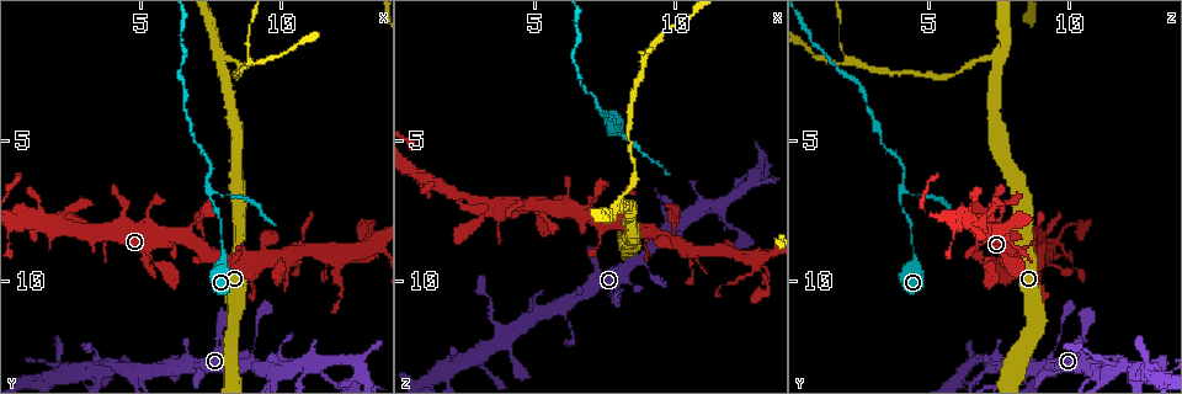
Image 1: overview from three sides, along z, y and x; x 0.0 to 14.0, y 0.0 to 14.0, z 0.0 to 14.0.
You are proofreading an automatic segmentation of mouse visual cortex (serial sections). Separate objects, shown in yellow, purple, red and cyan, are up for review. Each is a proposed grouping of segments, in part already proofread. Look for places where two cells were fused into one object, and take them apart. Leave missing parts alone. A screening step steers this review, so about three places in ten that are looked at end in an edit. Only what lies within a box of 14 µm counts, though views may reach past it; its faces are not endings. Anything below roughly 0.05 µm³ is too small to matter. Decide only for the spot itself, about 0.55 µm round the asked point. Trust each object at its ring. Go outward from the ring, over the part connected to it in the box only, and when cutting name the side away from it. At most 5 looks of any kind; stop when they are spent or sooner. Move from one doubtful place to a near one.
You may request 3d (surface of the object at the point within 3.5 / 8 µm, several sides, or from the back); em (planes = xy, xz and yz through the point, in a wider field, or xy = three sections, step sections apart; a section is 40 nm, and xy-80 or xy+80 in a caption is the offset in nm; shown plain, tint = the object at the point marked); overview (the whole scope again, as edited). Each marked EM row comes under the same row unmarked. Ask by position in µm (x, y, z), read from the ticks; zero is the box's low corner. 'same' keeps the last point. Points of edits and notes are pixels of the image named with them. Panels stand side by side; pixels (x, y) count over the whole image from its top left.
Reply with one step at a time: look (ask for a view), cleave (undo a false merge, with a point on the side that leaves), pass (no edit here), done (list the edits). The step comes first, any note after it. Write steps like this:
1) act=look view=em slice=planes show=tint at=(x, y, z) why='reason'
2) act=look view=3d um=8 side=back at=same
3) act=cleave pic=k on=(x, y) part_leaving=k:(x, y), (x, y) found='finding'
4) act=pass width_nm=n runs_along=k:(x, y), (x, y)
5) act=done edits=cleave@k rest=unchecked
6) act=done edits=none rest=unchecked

act=look view=3d um=3.5 at=(9.8, 13.2, 7.9) why='three arms meet'

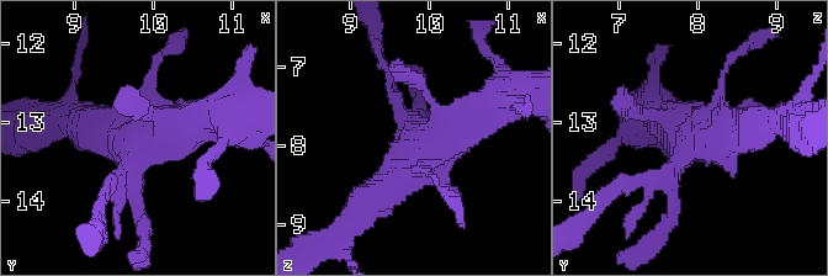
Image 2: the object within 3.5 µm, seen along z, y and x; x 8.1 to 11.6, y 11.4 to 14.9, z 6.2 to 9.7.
act=look view=em slice=xy step=3 show=tint at=(9.80, 13.35, 7.90) why='shape alone is not enough'

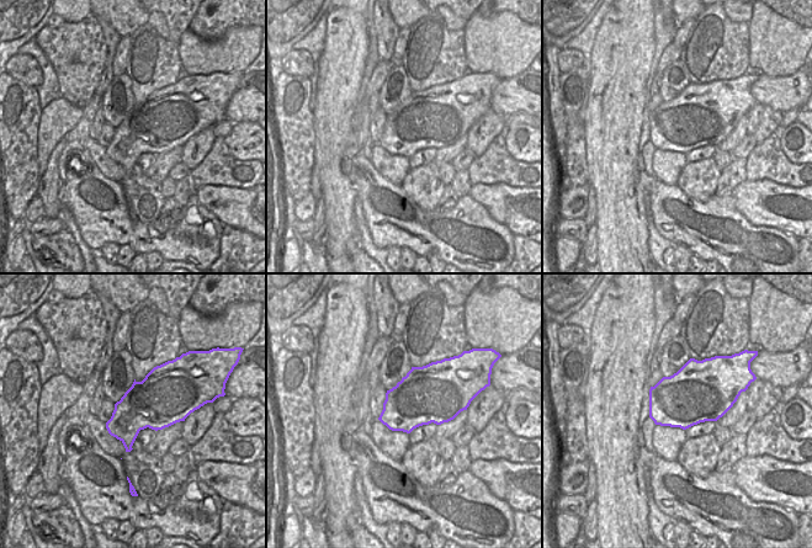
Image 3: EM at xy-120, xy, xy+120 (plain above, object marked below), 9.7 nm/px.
act=pass runs_along=2:(366, 203), (445, 131), (491, 109) found='all the same cell'

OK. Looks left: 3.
act=look view=3d um=3.5 side=back at=(12.8, 8.9, 9.3) why='three arms meet'

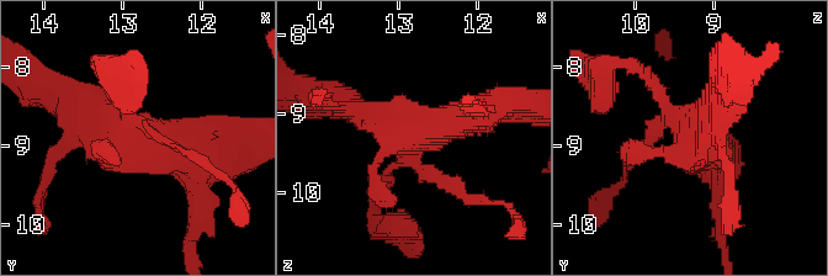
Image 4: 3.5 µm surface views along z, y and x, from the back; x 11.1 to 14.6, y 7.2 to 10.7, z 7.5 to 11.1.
act=look view=em slice=xy step=1 show=tint at=(12.90, 8.80, 9.35) why='need the tissue'

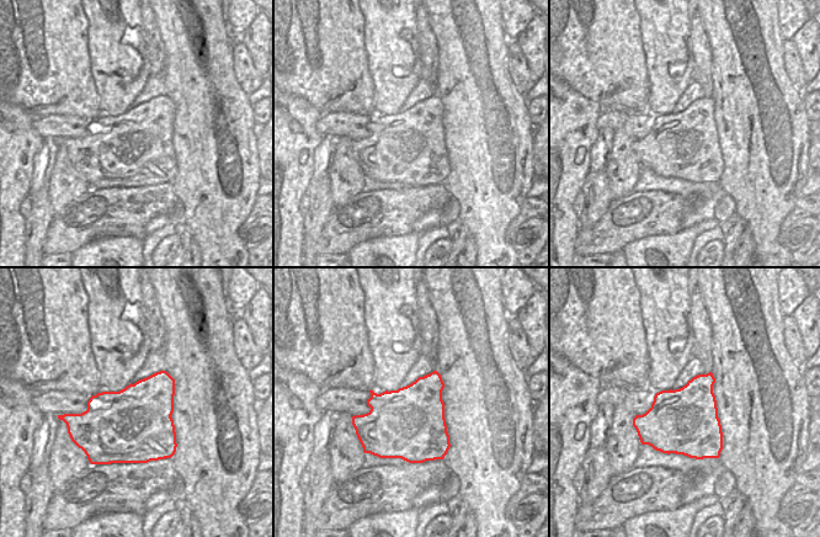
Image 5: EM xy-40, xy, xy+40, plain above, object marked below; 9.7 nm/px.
act=cleave pic=4 on=(647, 77) part_leaving=4:(670, 111), (636, 65), (608, 62), (601, 85) found='a second cell is stuck on'

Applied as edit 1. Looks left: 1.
act=done edits=cleave@4 rest=unchecked

